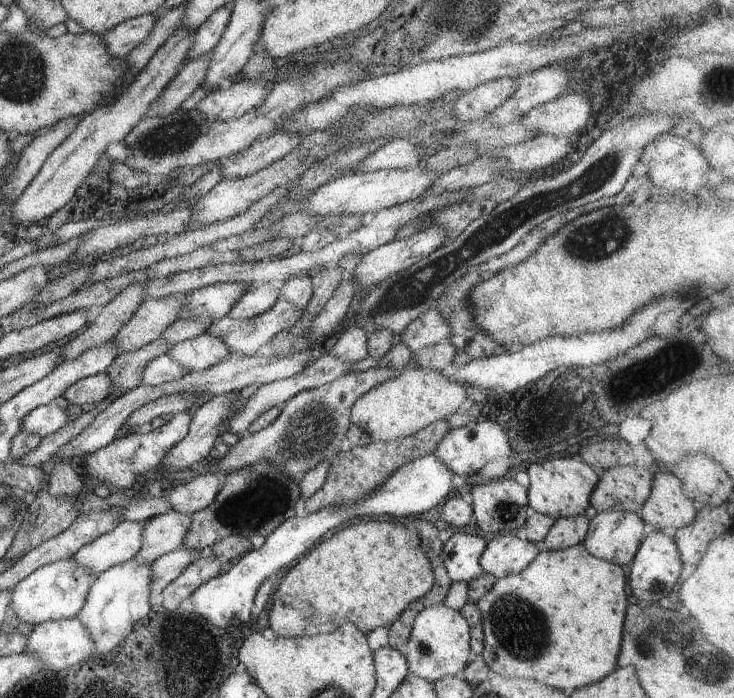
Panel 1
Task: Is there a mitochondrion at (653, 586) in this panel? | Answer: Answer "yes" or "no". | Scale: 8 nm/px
yes

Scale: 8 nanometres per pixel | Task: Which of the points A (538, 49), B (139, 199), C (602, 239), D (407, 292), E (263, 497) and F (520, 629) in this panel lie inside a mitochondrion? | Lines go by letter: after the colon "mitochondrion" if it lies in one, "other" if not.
A: other
B: other
C: mitochondrion
D: mitochondrion
E: mitochondrion
F: mitochondrion

